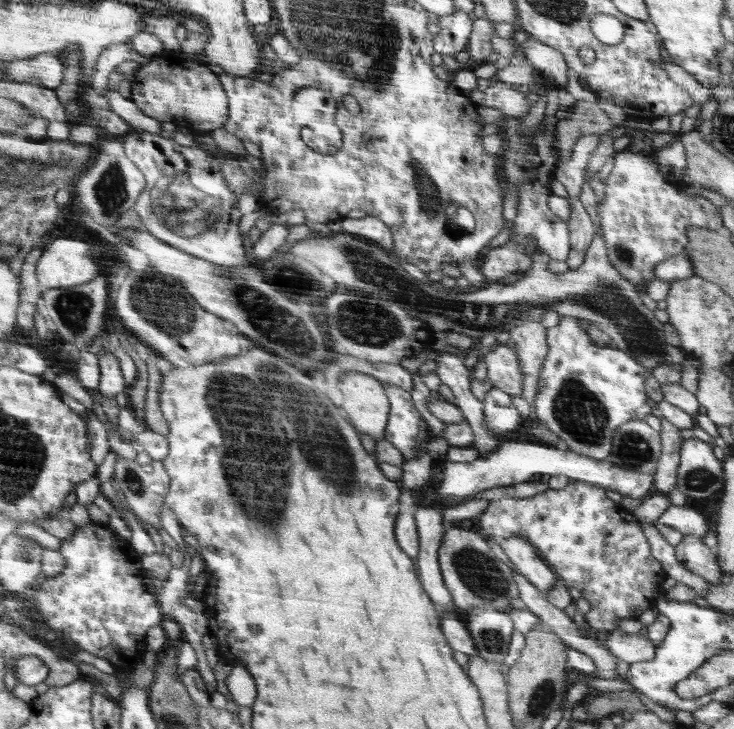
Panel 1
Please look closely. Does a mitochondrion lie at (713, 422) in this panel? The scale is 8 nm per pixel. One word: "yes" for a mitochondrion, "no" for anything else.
no

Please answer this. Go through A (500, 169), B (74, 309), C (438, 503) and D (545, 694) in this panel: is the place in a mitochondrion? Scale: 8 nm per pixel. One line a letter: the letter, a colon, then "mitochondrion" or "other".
A: other
B: mitochondrion
C: other
D: mitochondrion

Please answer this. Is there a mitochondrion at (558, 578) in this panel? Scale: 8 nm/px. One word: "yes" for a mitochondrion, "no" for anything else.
no

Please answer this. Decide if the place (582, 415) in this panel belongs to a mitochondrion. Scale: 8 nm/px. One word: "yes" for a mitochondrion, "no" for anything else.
yes

